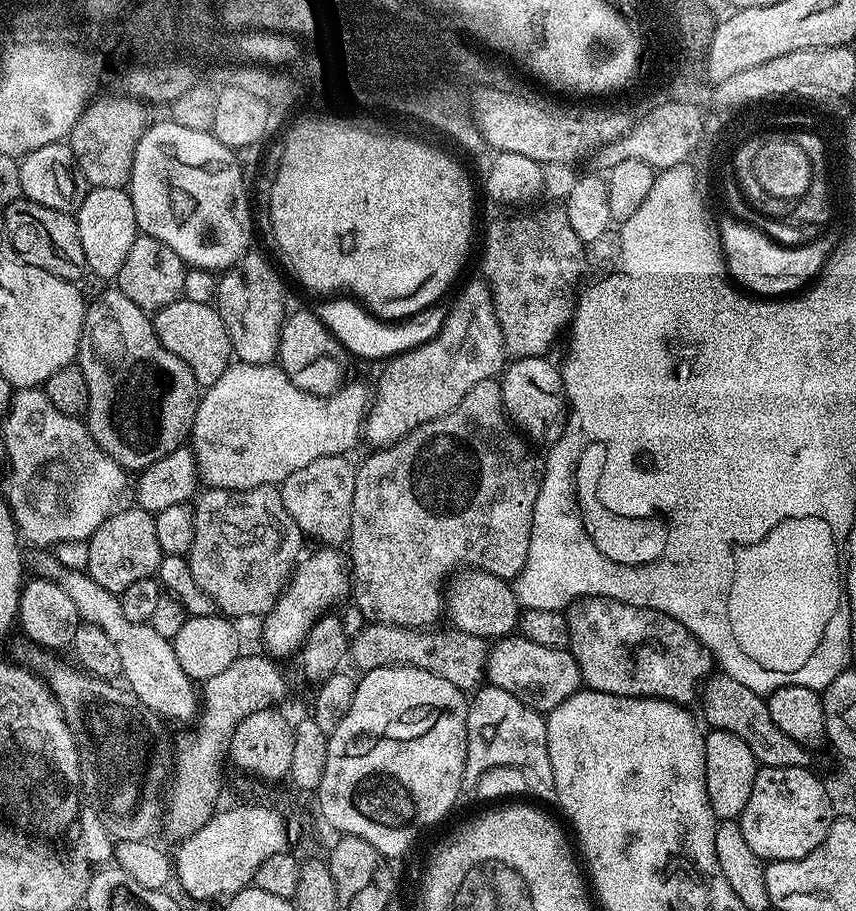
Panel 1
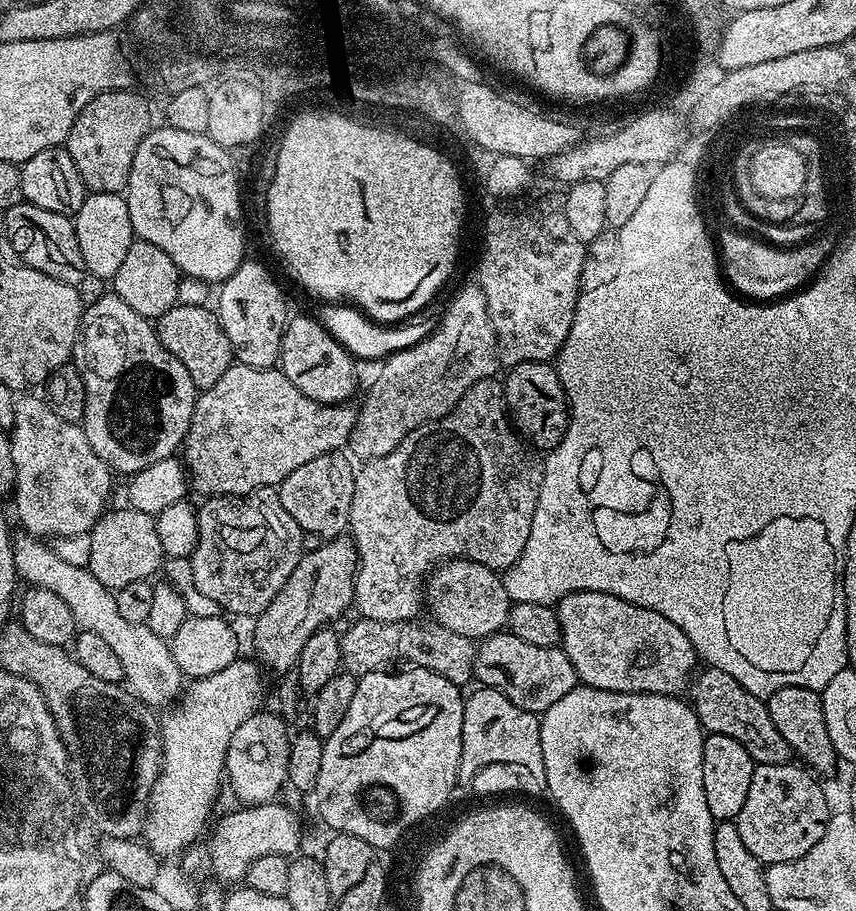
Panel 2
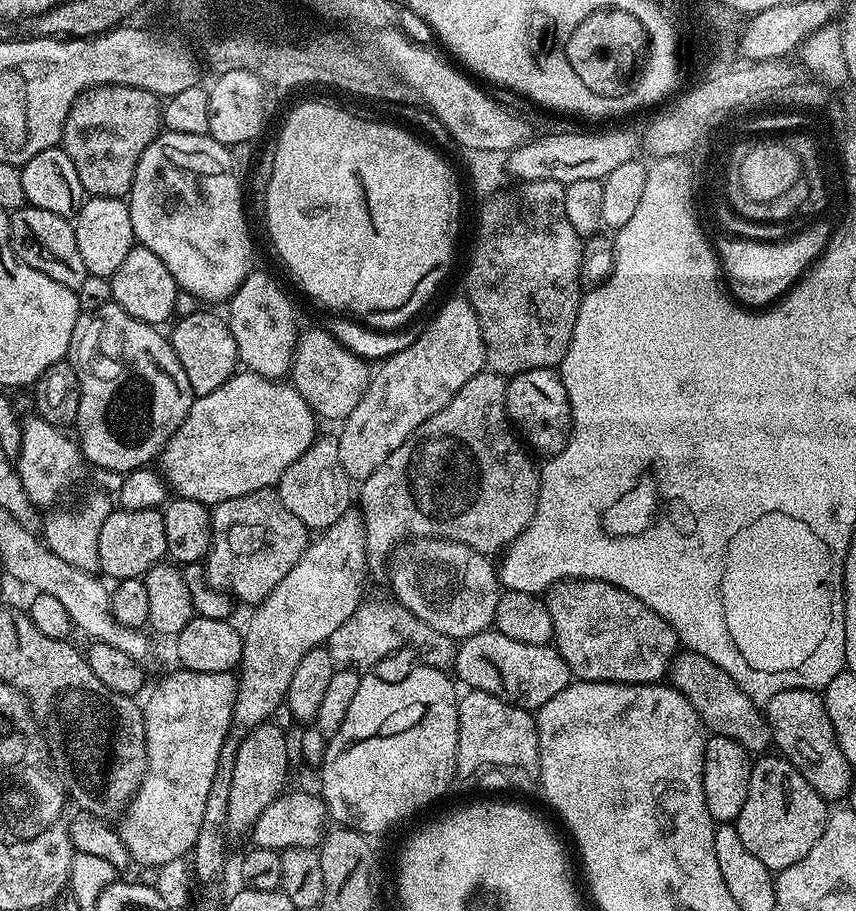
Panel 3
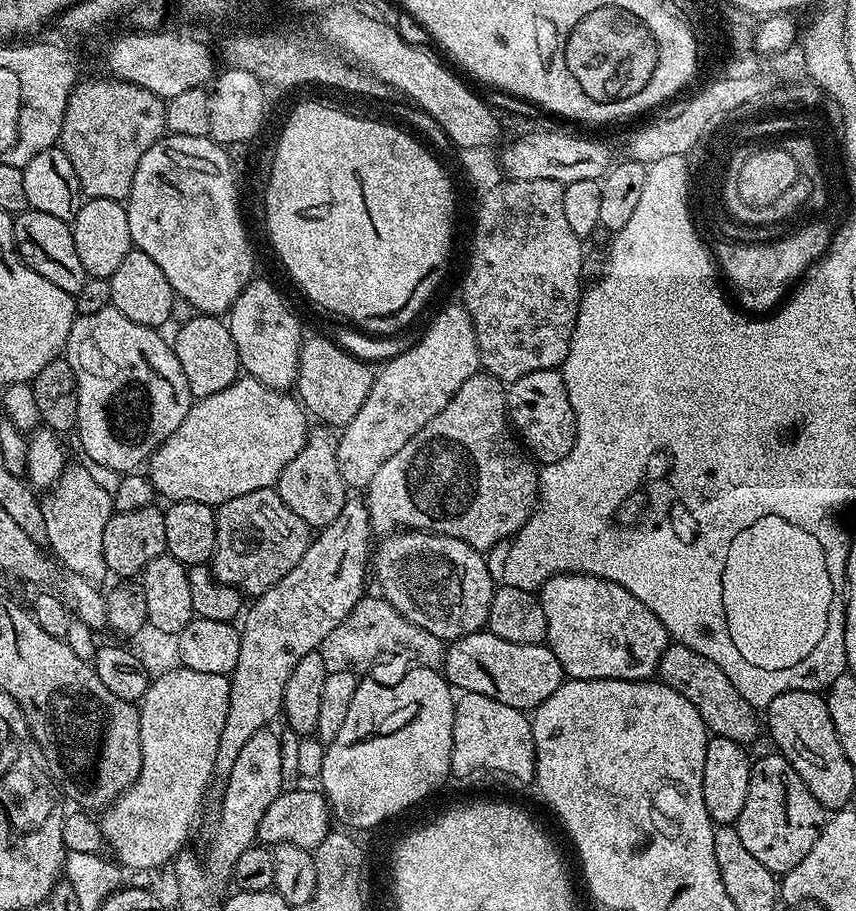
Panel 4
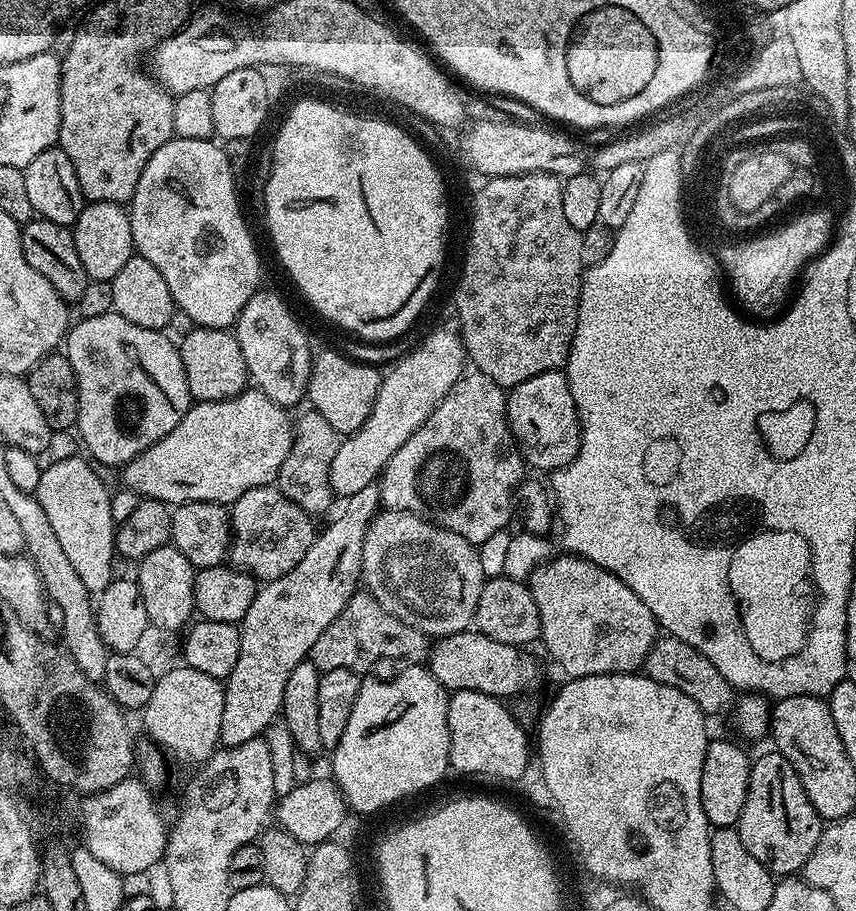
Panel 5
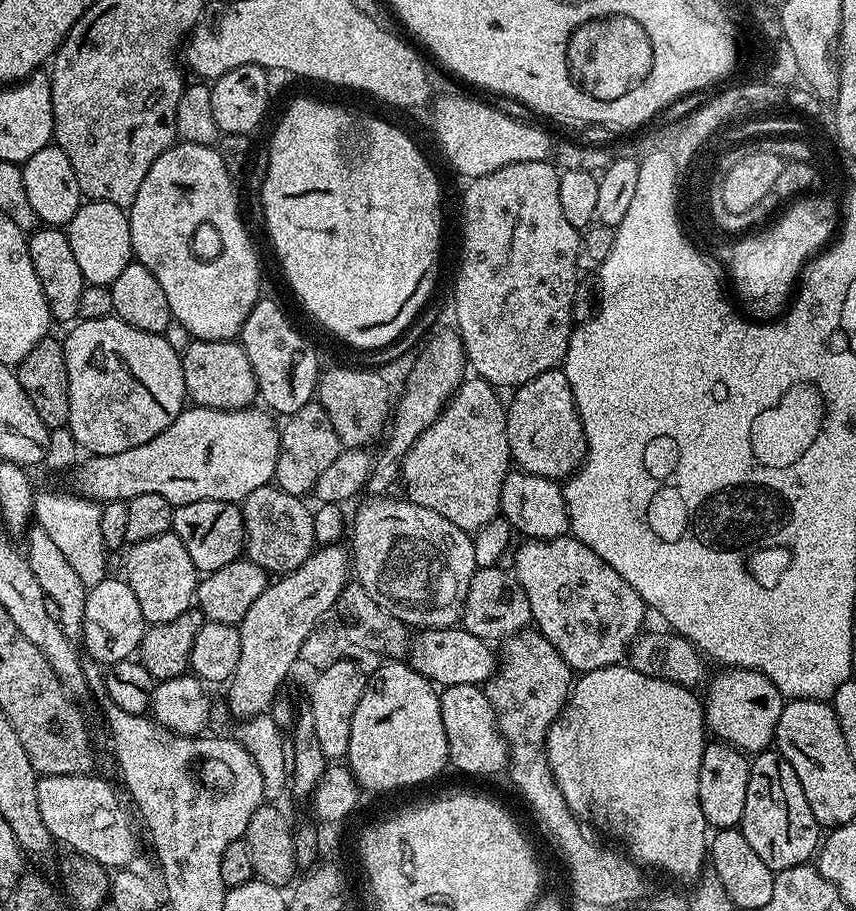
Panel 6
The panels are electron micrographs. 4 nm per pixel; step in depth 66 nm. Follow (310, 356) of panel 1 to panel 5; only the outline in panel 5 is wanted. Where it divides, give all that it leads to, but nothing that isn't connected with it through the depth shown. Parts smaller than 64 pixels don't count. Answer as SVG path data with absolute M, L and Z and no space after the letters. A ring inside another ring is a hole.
M340 352L315 353L312 369L308 378L308 394L306 397L311 411L322 414L330 426L339 432L341 437L352 435L370 418L370 410L374 406L374 398L382 387L382 372L379 367L364 364L352 359L351 355Z

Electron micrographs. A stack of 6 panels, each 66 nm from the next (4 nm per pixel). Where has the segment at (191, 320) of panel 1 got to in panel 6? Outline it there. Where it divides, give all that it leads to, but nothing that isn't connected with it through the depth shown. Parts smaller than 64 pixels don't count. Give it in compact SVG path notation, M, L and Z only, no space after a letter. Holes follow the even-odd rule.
M198 340L185 346L181 355L182 374L184 375L184 391L193 405L202 408L247 408L257 399L256 379L250 366L250 358L246 358L246 350L236 340Z

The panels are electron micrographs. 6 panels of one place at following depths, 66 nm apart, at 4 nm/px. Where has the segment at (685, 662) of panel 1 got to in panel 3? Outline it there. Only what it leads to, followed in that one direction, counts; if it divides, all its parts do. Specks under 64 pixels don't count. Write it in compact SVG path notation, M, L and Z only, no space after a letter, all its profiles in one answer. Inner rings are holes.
M569 580L549 588L546 593L546 603L550 610L550 618L554 622L554 647L560 653L560 657L566 662L566 666L572 671L575 679L614 682L615 684L655 684L663 681L669 675L672 662L678 655L676 632L661 616L654 614L654 610L650 610L650 606L638 602L638 598L634 598L634 594L630 594L626 590L616 588L613 584L607 584L601 580Z

